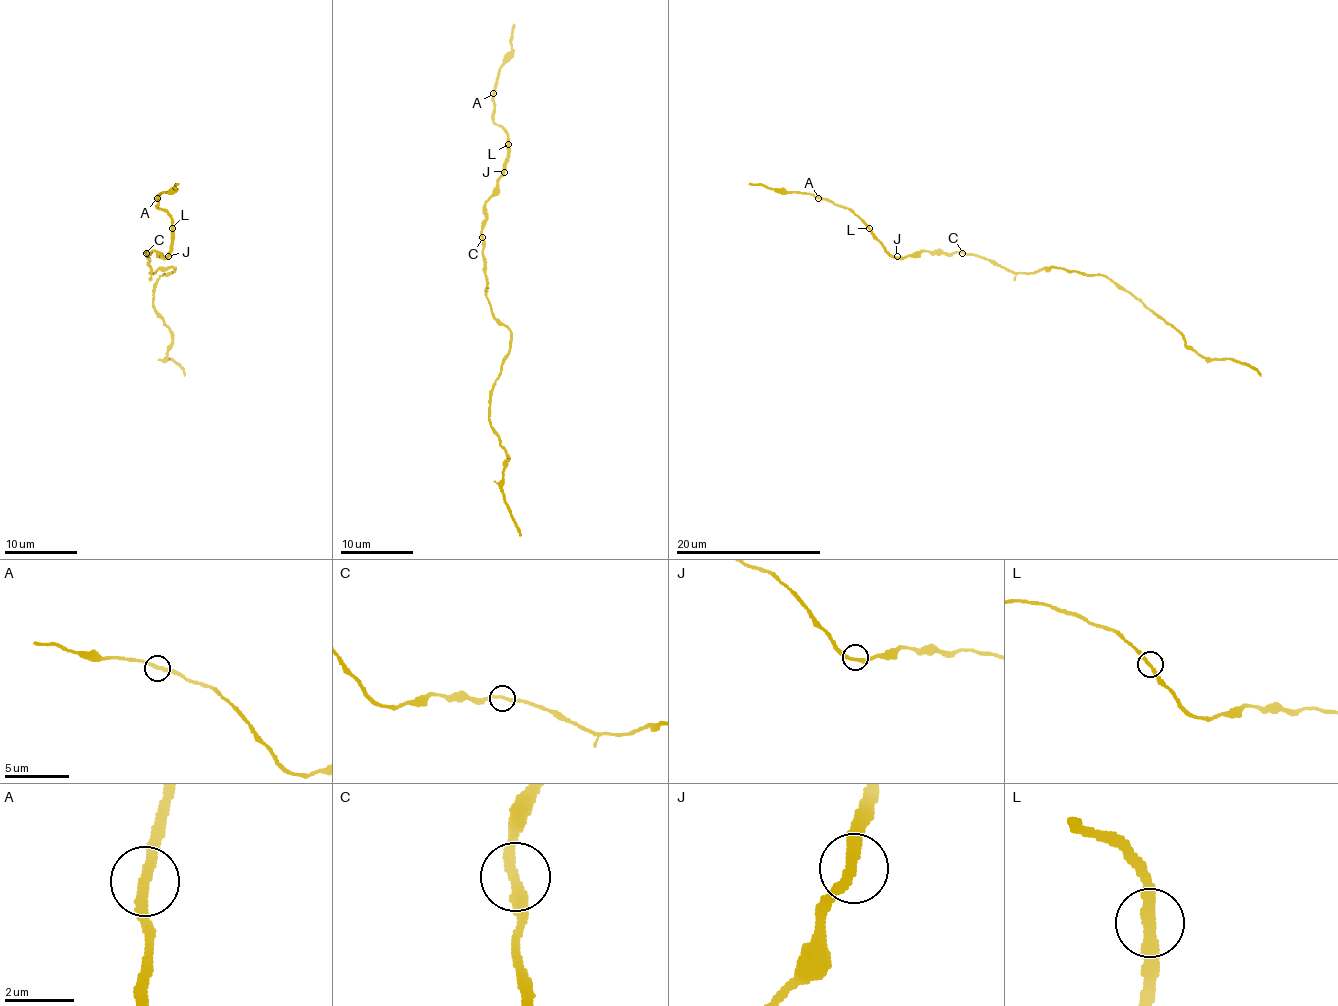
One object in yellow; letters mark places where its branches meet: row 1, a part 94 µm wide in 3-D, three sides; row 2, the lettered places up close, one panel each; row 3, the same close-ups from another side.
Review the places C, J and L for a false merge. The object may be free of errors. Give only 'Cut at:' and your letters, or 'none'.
Cut at: L

